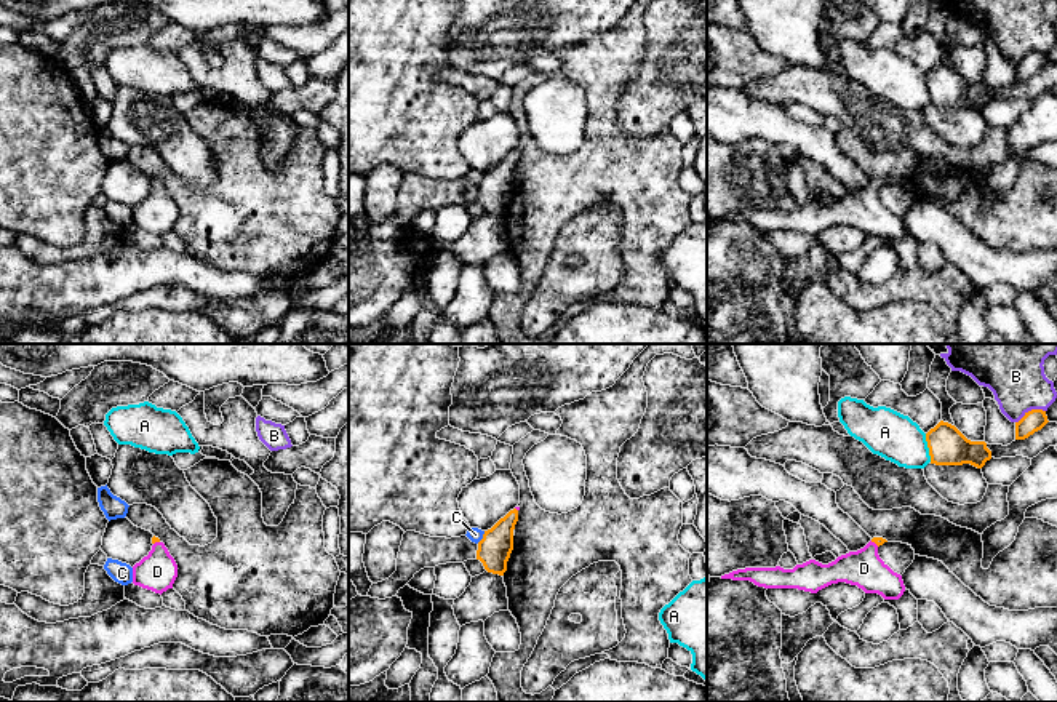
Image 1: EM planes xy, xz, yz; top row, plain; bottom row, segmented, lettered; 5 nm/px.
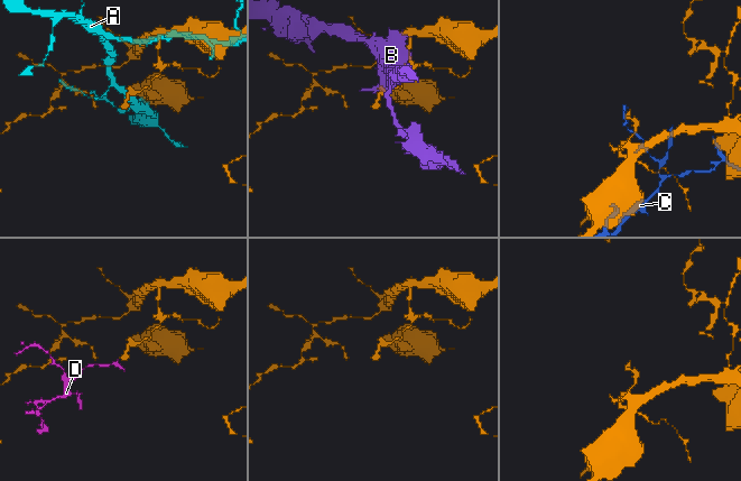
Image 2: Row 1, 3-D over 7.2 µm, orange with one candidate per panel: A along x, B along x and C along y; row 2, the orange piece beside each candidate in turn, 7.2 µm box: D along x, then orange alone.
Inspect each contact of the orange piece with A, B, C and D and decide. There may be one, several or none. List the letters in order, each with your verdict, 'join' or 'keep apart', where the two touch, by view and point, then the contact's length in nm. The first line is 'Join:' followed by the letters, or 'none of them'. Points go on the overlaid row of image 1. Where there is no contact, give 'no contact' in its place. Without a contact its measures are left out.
Join: D
A: keep apart | yz (928, 446) | 150 nm
B: keep apart | yz (1032, 410) | 170 nm
C: keep apart | xz (483, 538) | 80 nm
D: join | yz (875, 542) | 50 nm

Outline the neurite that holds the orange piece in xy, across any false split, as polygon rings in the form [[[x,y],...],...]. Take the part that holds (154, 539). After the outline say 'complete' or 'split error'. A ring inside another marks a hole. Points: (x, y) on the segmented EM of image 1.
[[[152,537],[152,550],[133,566],[133,584],[155,593],[173,588],[177,564],[158,537]]]; split error

